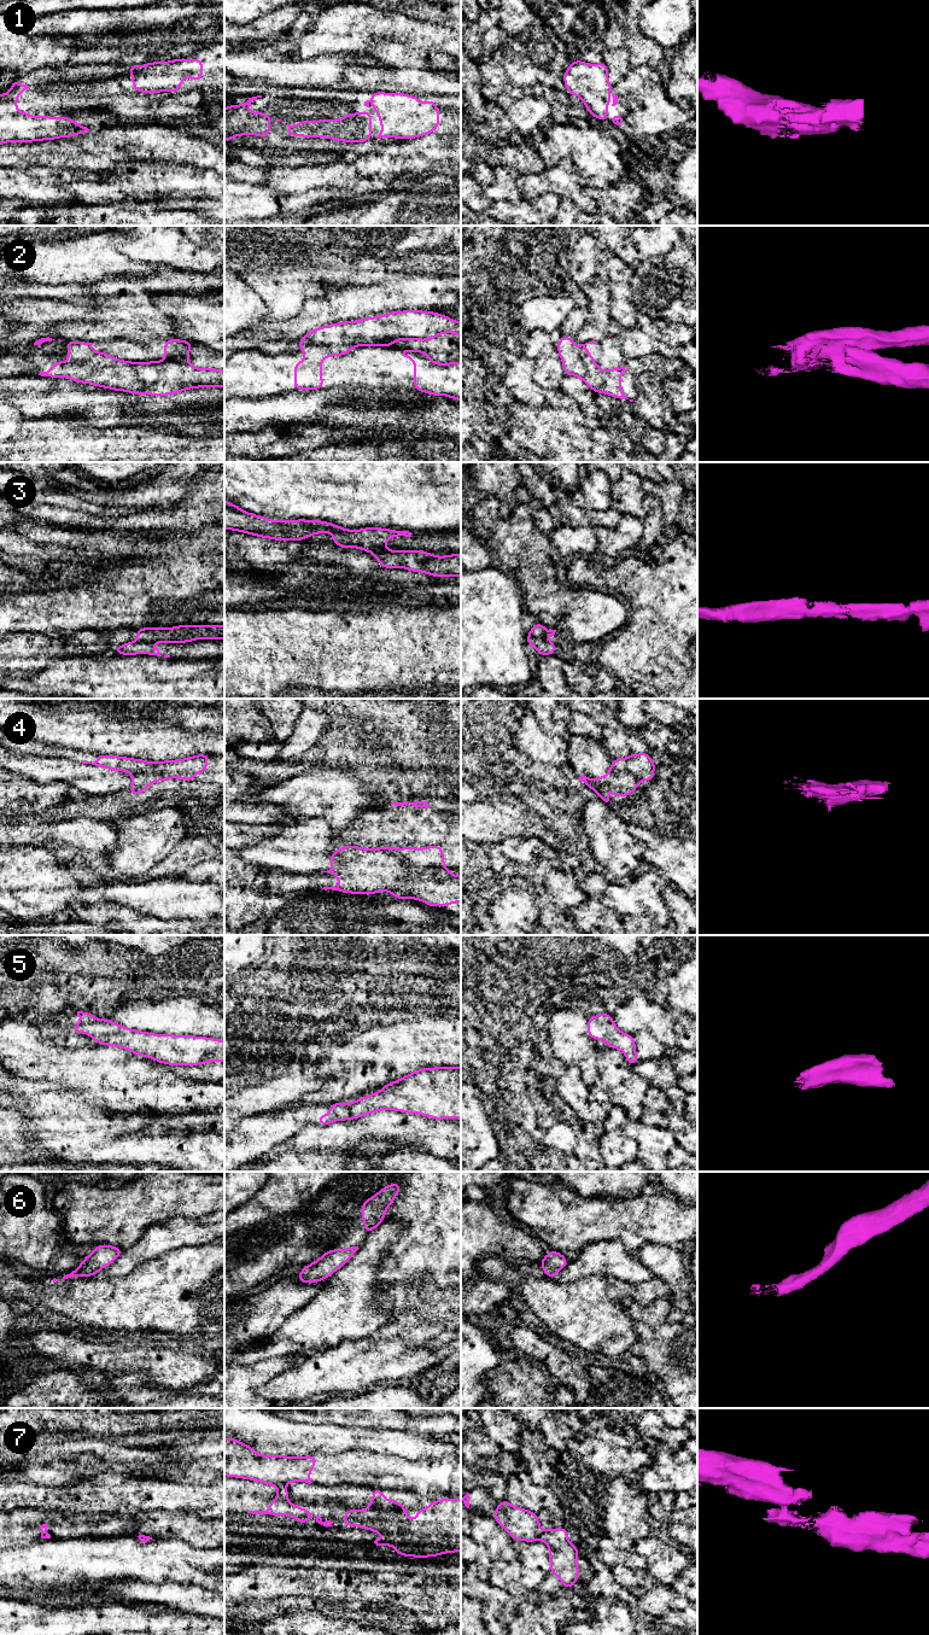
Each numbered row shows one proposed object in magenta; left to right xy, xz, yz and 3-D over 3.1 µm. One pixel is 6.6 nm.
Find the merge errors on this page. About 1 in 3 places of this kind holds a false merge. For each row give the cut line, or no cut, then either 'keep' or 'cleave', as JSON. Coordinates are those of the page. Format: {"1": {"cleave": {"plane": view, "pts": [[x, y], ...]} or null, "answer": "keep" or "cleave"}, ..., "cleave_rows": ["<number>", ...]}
{"1": {"cleave": null, "answer": "keep"}, "2": {"cleave": {"plane": "xy", "pts": [[114, 357], [97, 354], [83, 362], [66, 365], [62, 374]]}, "answer": "cleave"}, "3": {"cleave": {"plane": "xy", "pts": [[136, 641], [149, 643]]}, "answer": "cleave"}, "4": {"cleave": null, "answer": "keep"}, "5": {"cleave": null, "answer": "keep"}, "6": {"cleave": null, "answer": "keep"}, "7": {"cleave": {"plane": "yz", "pts": [[541, 1530], [538, 1537]]}, "answer": "cleave"}, "cleave_rows": ["2", "3", "7"]}

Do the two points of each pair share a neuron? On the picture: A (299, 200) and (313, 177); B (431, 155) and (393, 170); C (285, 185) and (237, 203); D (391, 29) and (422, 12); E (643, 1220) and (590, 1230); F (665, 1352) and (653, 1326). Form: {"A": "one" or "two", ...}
{"A": "two", "B": "one", "C": "two", "D": "two", "E": "one", "F": "one"}

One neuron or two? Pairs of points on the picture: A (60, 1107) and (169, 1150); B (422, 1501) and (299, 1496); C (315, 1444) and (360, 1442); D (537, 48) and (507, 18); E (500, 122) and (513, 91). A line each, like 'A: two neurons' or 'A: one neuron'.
A: one neuron
B: one neuron
C: one neuron
D: one neuron
E: two neurons

